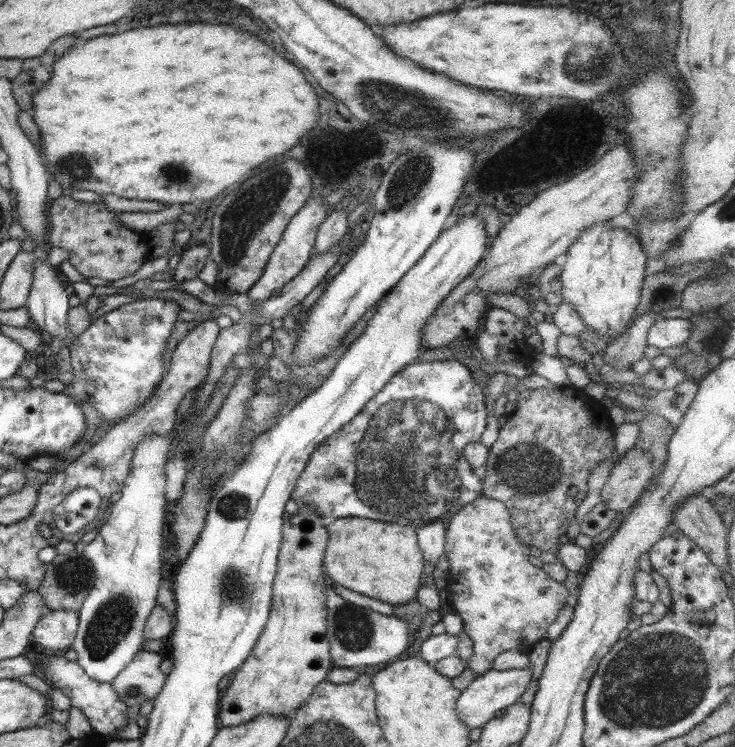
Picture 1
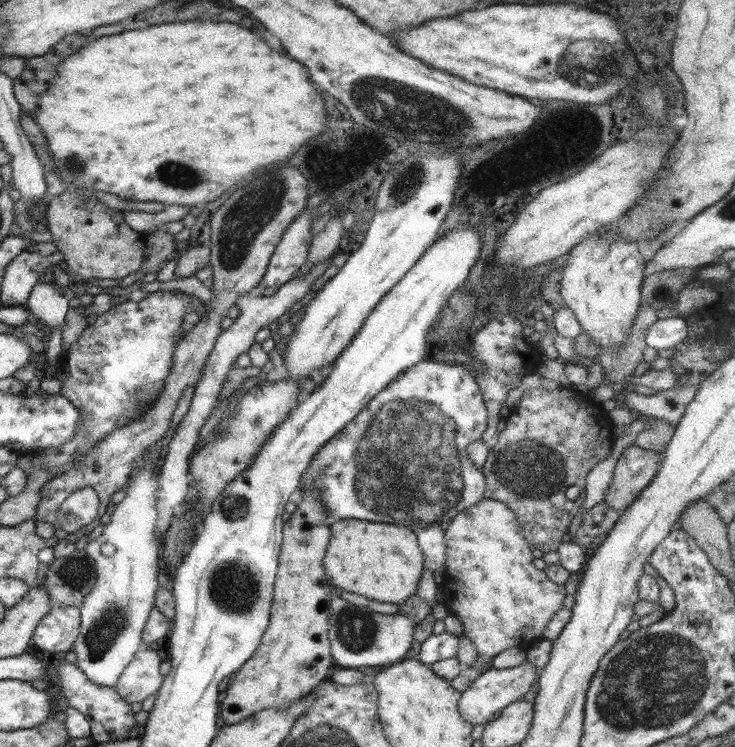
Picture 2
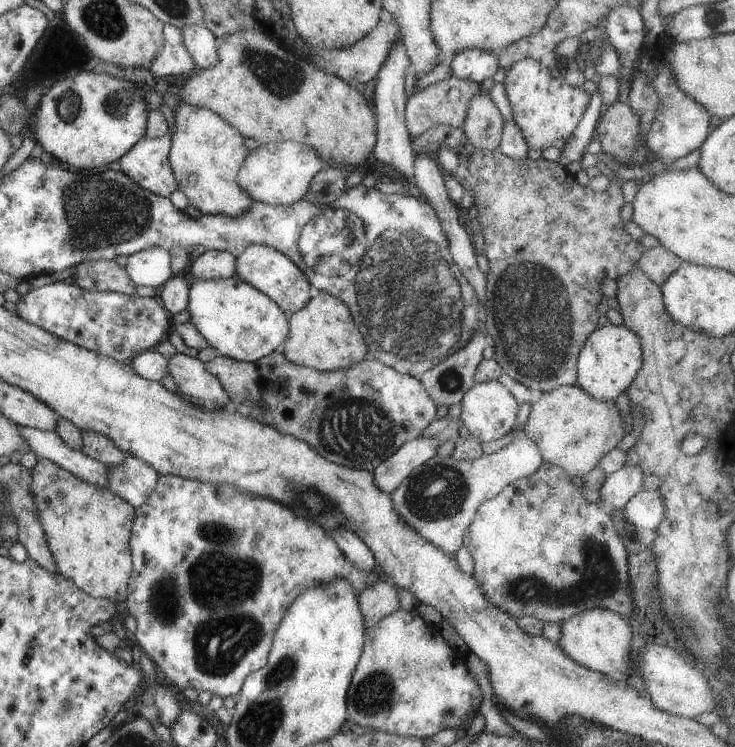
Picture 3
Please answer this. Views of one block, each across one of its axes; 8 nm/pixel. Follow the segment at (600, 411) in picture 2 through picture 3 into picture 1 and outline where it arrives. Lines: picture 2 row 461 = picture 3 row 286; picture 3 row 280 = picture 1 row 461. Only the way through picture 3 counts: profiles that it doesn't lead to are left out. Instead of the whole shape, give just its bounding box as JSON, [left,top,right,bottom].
[482,387,615,551]

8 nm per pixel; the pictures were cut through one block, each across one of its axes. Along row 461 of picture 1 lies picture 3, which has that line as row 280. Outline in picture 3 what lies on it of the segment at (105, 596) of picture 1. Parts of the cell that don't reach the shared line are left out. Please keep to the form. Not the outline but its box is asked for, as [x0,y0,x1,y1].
[125,247,173,287]

